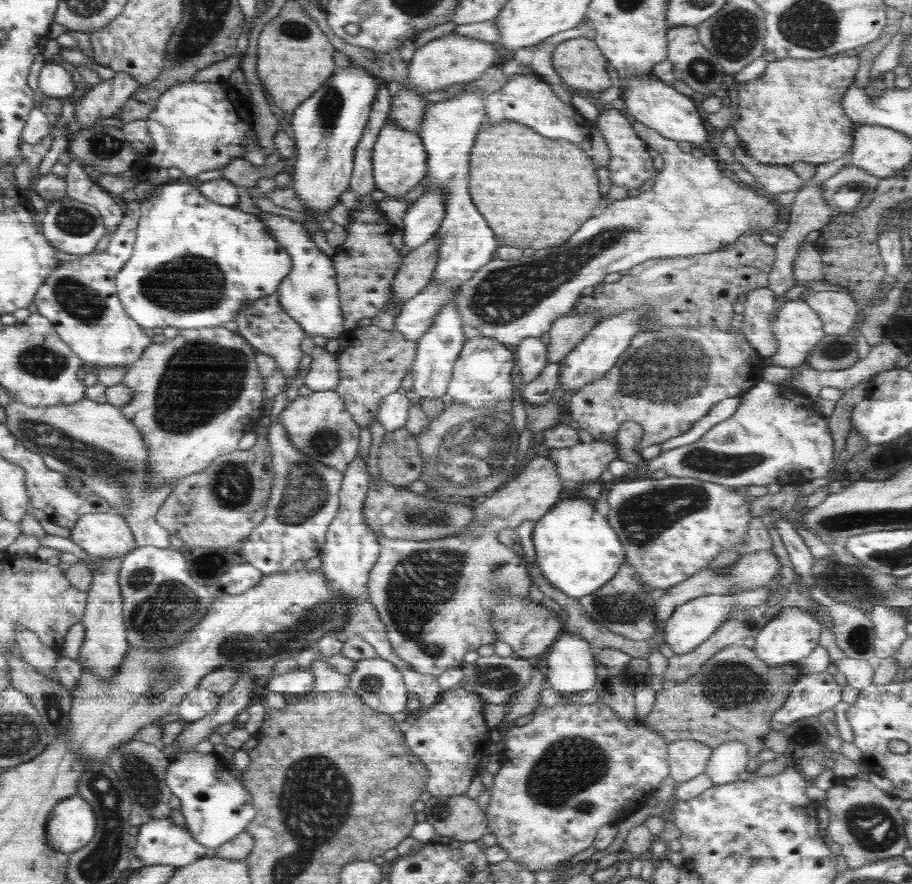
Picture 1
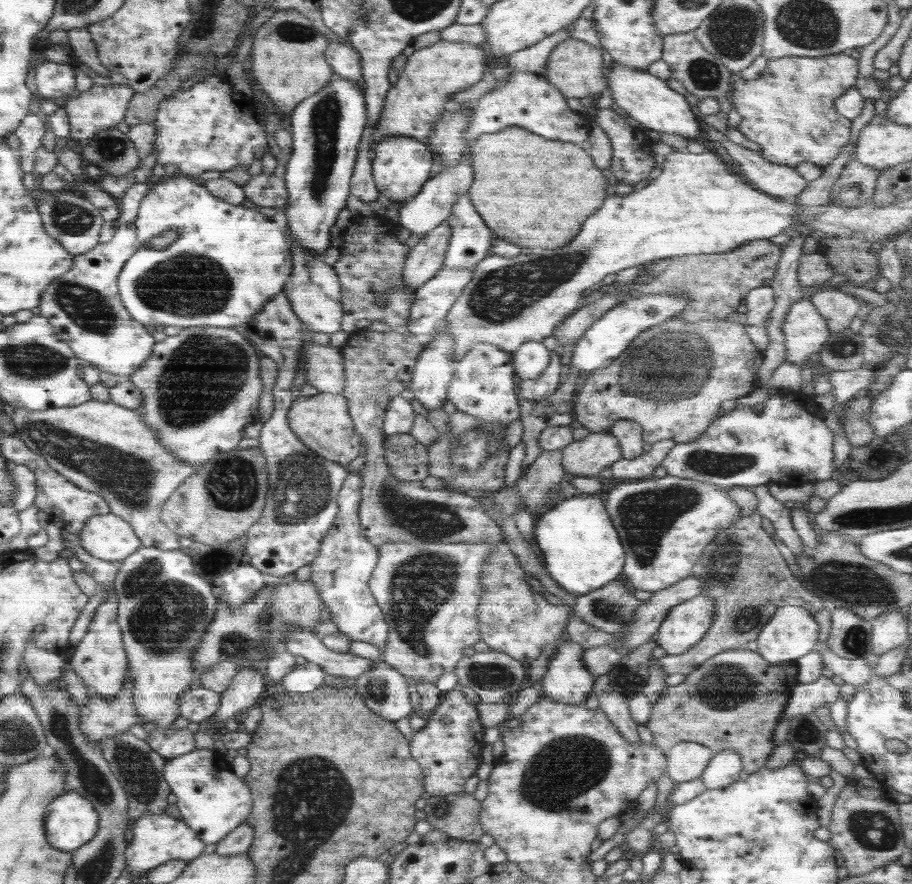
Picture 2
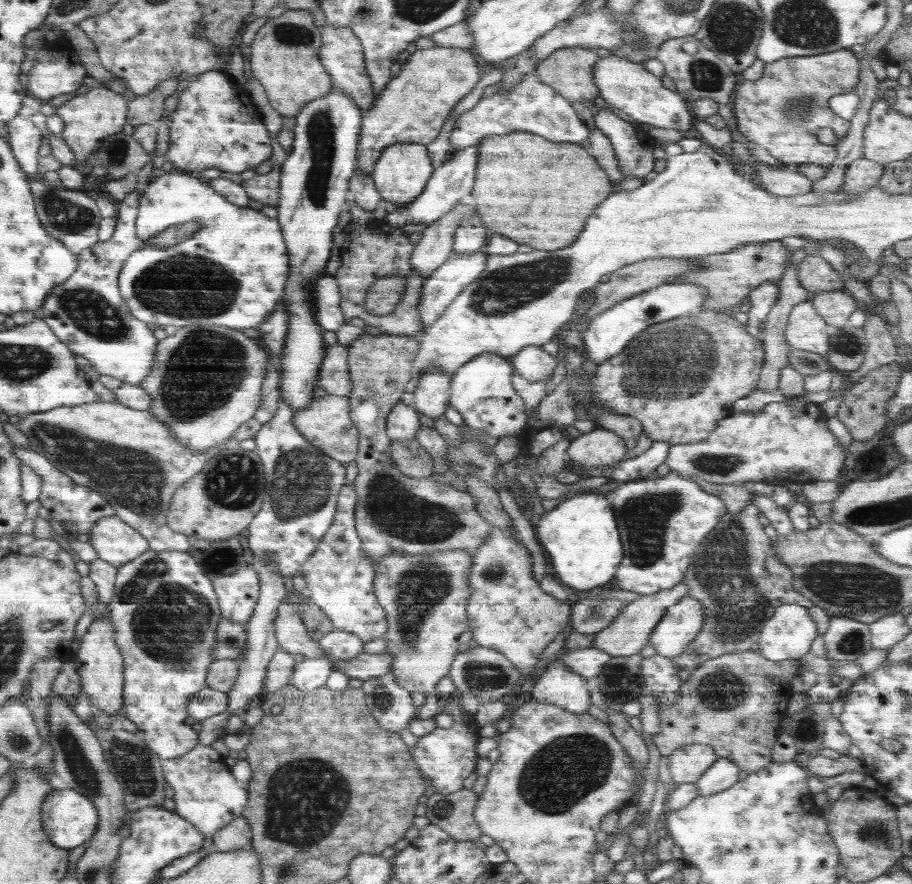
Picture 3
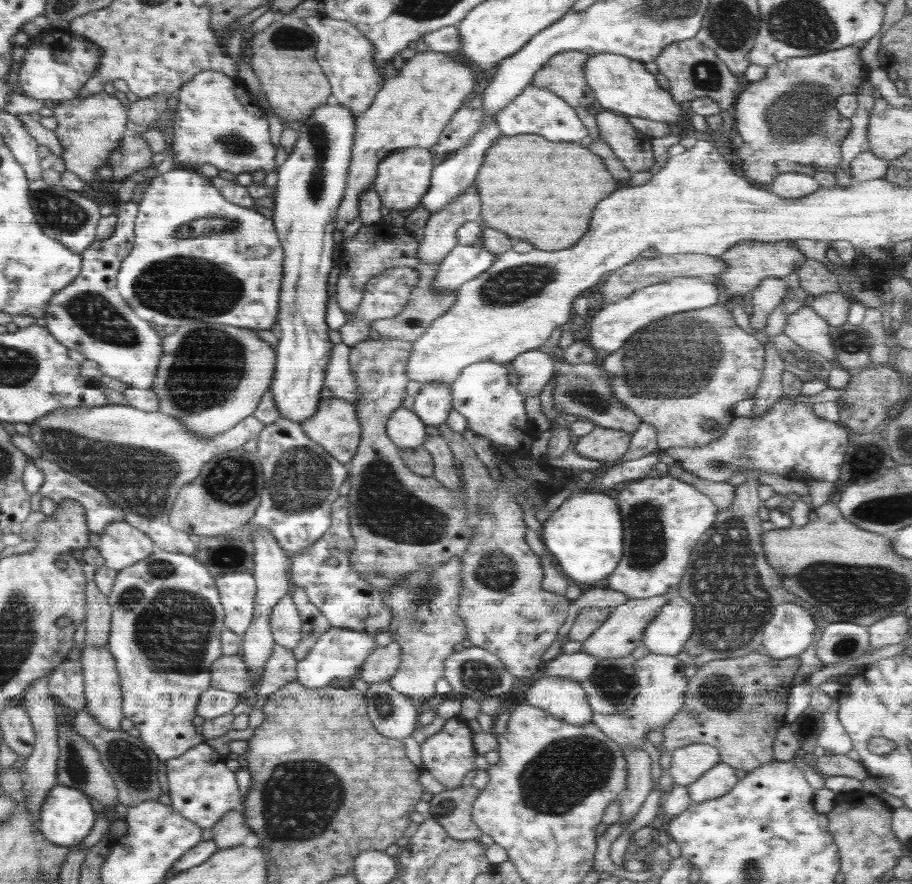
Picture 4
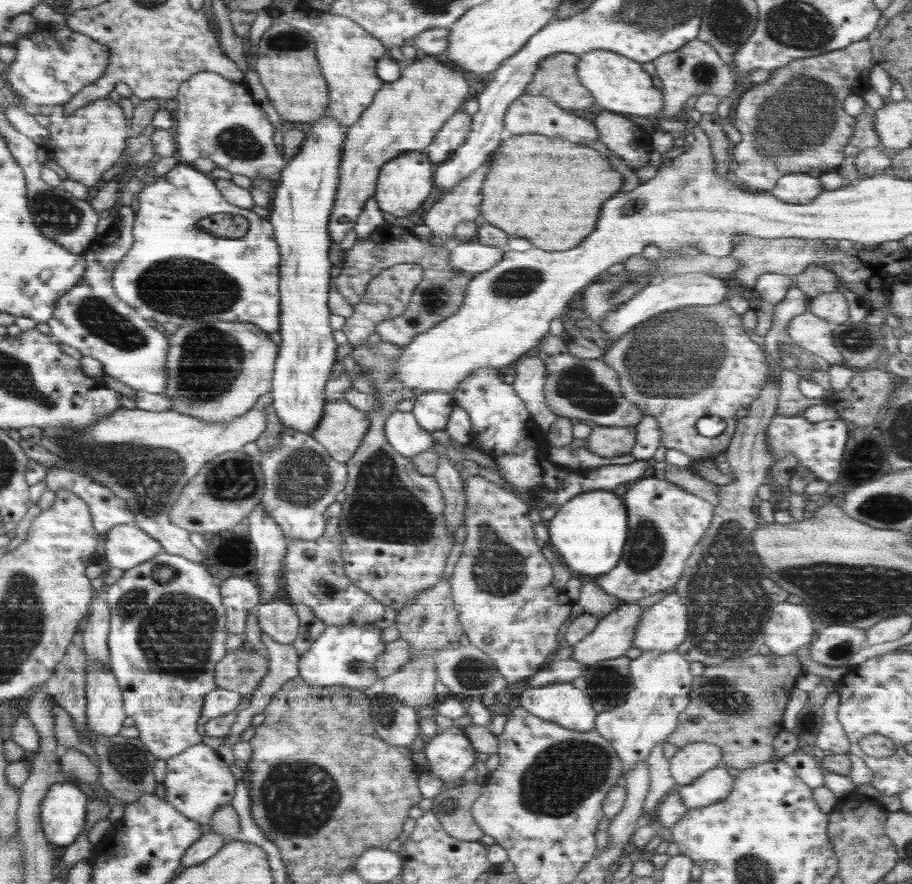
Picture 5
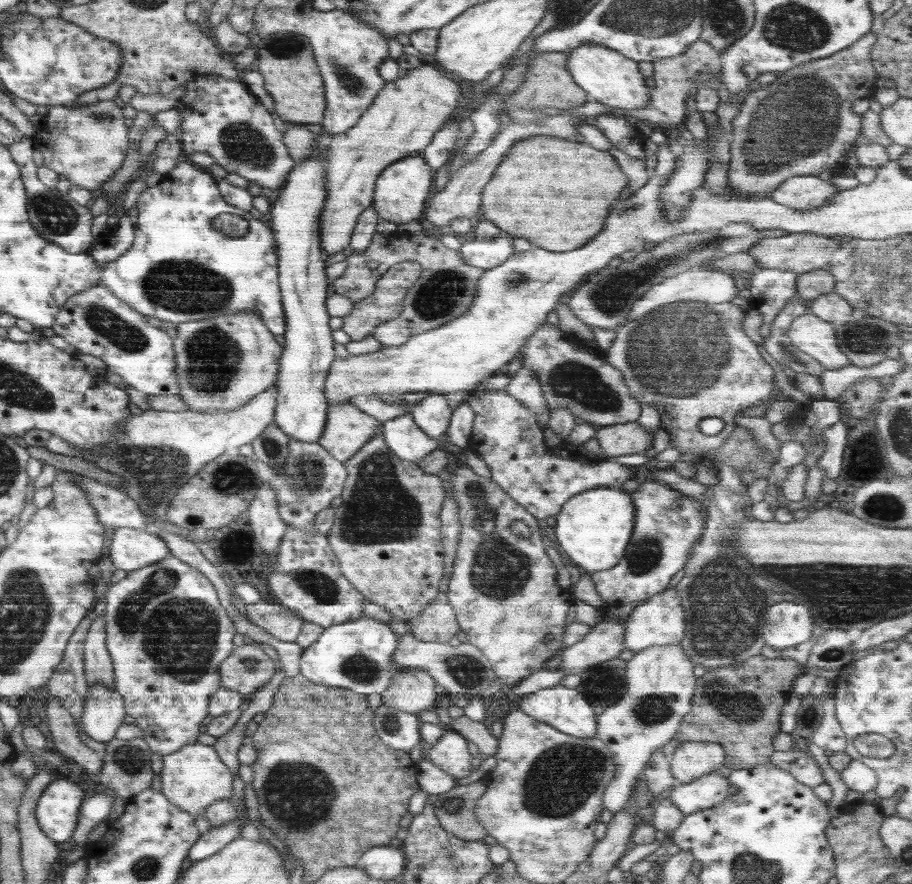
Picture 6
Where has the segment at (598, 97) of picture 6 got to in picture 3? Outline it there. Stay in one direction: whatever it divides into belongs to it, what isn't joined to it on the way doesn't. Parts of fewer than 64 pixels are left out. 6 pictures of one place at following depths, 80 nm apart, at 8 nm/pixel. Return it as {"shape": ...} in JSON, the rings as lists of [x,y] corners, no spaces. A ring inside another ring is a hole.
{"shape":[[[614,54],[609,57],[599,57],[598,62],[593,66],[593,81],[596,83],[598,94],[604,100],[606,106],[624,115],[633,123],[646,123],[652,125],[652,127],[677,130],[684,135],[694,134],[693,122],[695,117],[690,112],[689,102],[685,101],[676,92],[665,88],[662,85],[662,79],[648,72],[643,63],[632,62]]]}

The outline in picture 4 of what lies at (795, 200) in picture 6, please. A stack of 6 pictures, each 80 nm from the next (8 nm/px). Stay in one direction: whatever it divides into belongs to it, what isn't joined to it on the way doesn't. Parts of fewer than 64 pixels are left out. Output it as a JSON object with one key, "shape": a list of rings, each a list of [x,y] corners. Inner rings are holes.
{"shape":[[[788,172],[786,174],[778,174],[767,189],[782,198],[797,199],[807,194],[815,193],[820,187],[818,181],[814,177],[808,176],[808,174]]]}

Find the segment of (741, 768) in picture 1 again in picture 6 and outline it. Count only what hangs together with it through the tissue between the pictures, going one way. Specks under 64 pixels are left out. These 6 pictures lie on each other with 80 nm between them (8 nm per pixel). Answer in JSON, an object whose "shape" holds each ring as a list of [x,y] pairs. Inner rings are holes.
{"shape":[[[710,773],[689,783],[679,783],[667,798],[670,799],[684,815],[718,806],[729,797],[726,777]]]}

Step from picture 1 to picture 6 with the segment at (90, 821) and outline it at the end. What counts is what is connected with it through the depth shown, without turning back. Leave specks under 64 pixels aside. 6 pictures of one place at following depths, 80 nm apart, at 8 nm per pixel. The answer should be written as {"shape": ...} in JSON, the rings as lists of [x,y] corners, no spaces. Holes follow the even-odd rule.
{"shape":[[[57,778],[45,788],[37,803],[37,820],[43,833],[60,846],[73,836],[79,824],[78,810],[84,800],[84,790],[73,781]]]}

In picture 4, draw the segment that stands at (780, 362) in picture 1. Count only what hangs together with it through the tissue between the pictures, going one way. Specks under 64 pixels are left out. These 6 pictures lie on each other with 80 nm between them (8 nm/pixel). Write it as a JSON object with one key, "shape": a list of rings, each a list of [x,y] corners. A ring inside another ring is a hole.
{"shape":[[[802,305],[800,310],[787,316],[783,333],[802,348],[817,352],[828,360],[835,360],[829,328],[825,318],[816,314],[811,306]]]}

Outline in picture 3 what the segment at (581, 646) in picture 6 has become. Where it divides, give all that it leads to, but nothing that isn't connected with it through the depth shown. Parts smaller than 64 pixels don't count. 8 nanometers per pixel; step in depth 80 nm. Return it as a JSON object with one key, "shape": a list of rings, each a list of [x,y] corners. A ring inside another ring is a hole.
{"shape":[[[683,581],[680,584],[676,584],[674,588],[670,588],[670,590],[644,596],[627,603],[626,607],[620,611],[620,615],[606,629],[592,636],[592,645],[590,647],[596,648],[596,650],[602,650],[604,654],[610,654],[613,658],[639,654],[642,648],[648,645],[651,632],[658,625],[658,621],[664,617],[666,610],[678,603],[680,599],[685,598],[686,595],[688,595],[688,586]]]}

